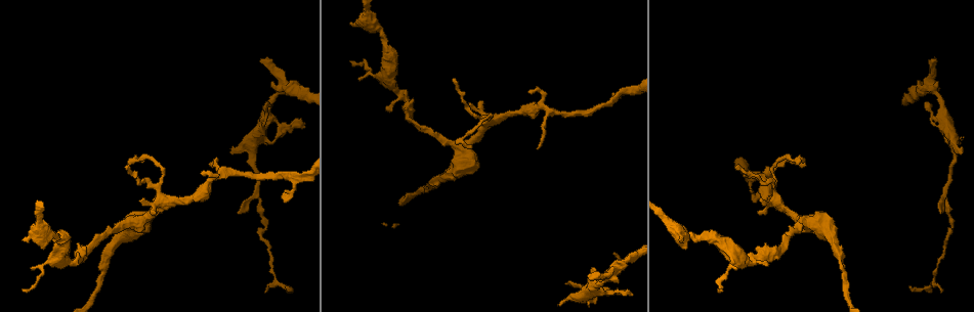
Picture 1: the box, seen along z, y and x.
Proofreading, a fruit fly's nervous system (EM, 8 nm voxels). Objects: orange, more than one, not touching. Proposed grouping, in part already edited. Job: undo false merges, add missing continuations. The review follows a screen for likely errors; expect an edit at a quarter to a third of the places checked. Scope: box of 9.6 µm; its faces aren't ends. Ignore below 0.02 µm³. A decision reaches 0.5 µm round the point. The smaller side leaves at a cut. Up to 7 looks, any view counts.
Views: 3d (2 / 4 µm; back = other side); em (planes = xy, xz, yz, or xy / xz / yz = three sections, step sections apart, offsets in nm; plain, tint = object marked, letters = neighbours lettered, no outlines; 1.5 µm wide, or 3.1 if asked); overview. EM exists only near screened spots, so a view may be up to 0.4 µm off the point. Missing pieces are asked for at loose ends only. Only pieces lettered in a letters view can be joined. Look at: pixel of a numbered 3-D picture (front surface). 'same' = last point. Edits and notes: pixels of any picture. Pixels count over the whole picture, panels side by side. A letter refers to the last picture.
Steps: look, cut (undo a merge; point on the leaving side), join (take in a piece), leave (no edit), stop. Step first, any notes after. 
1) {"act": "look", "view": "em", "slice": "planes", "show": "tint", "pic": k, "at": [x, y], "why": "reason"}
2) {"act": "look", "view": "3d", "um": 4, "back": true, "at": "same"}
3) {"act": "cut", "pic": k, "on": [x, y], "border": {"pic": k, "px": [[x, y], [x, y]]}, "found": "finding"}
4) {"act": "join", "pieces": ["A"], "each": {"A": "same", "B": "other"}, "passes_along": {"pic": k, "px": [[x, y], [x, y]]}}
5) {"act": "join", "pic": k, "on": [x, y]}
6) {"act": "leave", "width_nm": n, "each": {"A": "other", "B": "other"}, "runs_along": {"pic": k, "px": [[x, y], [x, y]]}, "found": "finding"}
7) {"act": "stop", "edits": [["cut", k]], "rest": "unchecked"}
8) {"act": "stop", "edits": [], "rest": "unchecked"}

{"act": "look", "view": "3d", "um": 2, "back": true, "pic": 1, "at": [717, 290]}

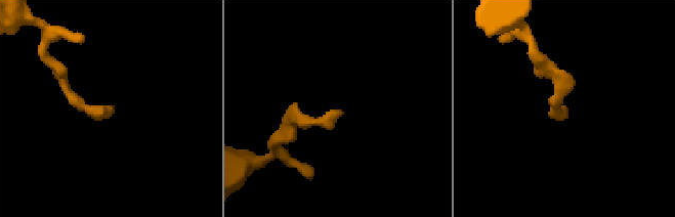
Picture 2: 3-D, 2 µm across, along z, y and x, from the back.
{"act": "look", "view": "em", "slice": "planes", "show": "letters", "pic": 2, "at": [340, 111]}

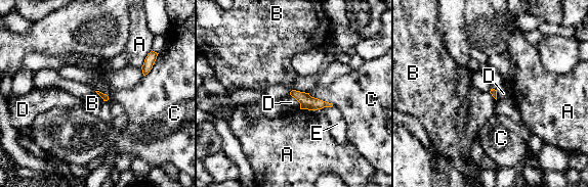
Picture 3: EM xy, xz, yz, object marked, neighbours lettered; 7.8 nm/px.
{"act": "leave", "each": {"A": "other", "B": "other", "C": "other", "D": "other", "E": "other"}, "border": {"pic": 3, "px": [[94, 91], [103, 101]]}, "found": "none of them fits"}

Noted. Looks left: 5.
{"act": "look", "view": "em", "slice": "planes", "show": "letters", "pic": 1, "at": [156, 212], "why": "free end"}

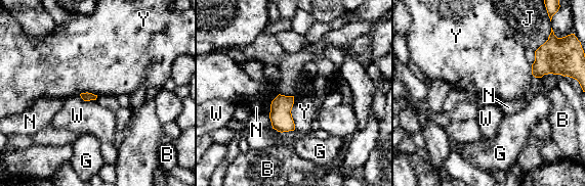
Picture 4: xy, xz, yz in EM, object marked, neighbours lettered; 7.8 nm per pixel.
{"act": "leave", "each": {"B": "other", "G": "other", "J": "other", "N": "other", "W": "other", "Y": "other"}, "border": {"pic": 4, "px": [[293, 96], [291, 117], [295, 129]]}, "found": "none of them fits"}

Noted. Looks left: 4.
{"act": "look", "view": "em", "slice": "xy", "step": 8, "show": "tint", "pic": 1, "at": [561, 303], "why": "branch stops here"}

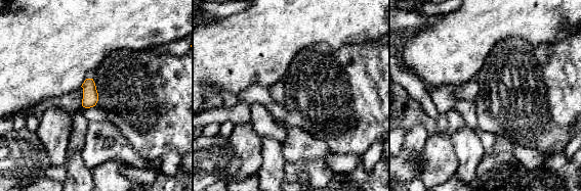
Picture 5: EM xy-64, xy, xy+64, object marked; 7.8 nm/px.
{"act": "look", "view": "em", "slice": "planes", "show": "letters", "at": "same"}

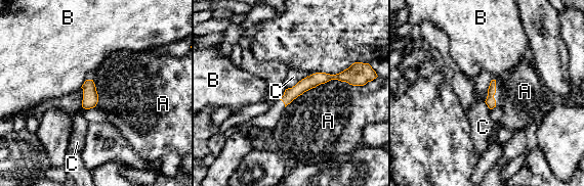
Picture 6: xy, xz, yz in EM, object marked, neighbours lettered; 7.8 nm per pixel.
{"act": "leave", "each": {"A": "other", "B": "other", "C": "other"}, "runs_along": {"pic": 6, "px": [[350, 80], [318, 78], [284, 98]]}, "found": "none of them fits"}

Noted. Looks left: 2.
{"act": "stop", "edits": [], "rest": "unchecked"}

